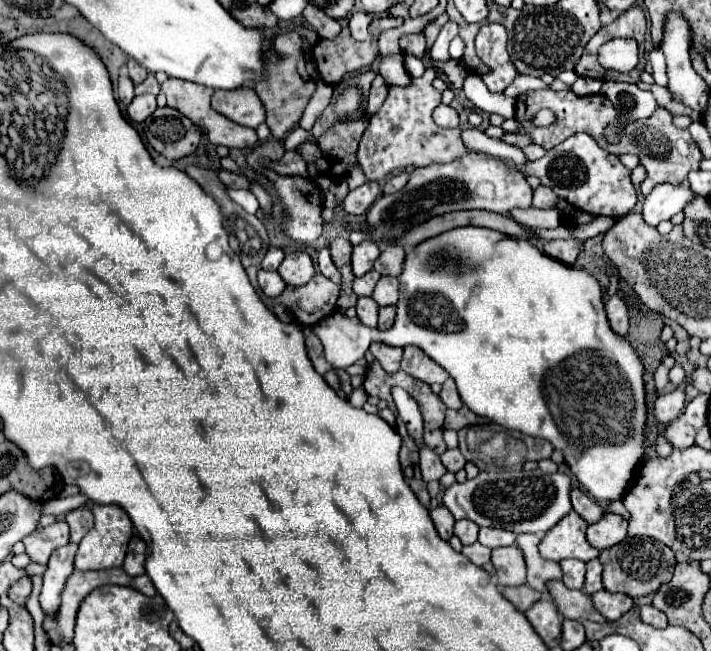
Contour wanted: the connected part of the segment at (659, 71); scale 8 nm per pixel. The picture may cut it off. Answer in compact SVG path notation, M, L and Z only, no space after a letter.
M659 46L653 47L649 52L649 61L652 66L652 76L656 84L667 87L666 61Z

